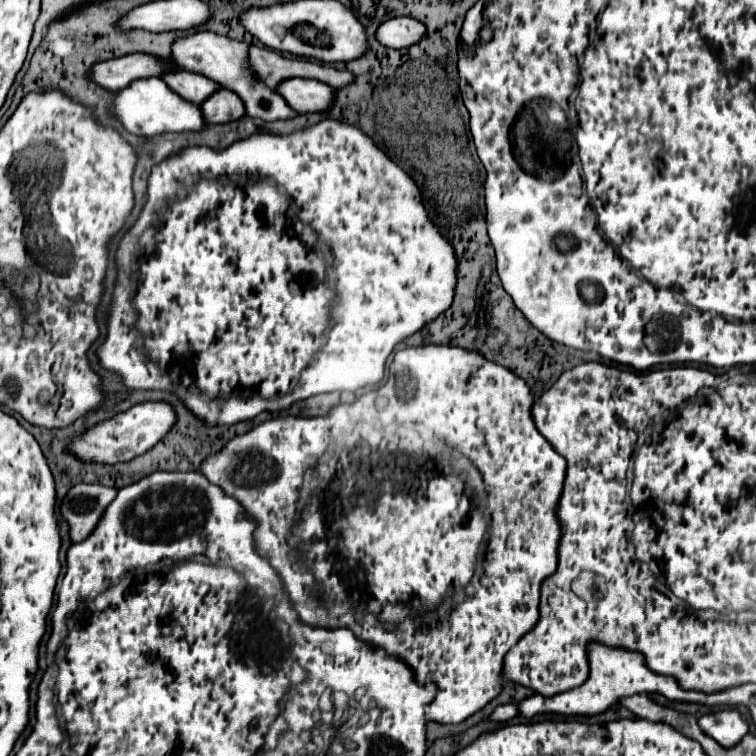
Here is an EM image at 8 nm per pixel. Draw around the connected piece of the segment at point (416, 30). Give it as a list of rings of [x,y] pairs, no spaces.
[[[394,17],[376,29],[376,41],[390,49],[402,49],[418,43],[426,35],[424,25],[412,17]]]

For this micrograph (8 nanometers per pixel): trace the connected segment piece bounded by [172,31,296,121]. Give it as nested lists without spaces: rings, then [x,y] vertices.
[[[196,31],[192,35],[178,37],[172,43],[172,59],[178,61],[178,65],[182,65],[184,69],[188,69],[192,73],[200,73],[204,77],[208,75],[208,79],[214,79],[214,81],[222,83],[224,87],[232,89],[234,93],[238,93],[246,107],[246,115],[258,117],[264,121],[290,119],[292,115],[296,115],[296,111],[290,111],[290,107],[284,103],[284,99],[280,99],[280,95],[274,93],[274,89],[268,89],[262,83],[254,81],[252,71],[246,71],[248,69],[246,55],[248,55],[248,43],[234,41],[230,37],[224,37],[224,35],[218,35],[212,31]]]

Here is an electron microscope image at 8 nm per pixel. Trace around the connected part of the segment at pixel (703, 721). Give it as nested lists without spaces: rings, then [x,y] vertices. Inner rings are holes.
[[[724,709],[710,715],[702,715],[698,723],[702,731],[720,741],[722,747],[732,747],[732,743],[738,743],[748,733],[748,723],[736,709]]]

